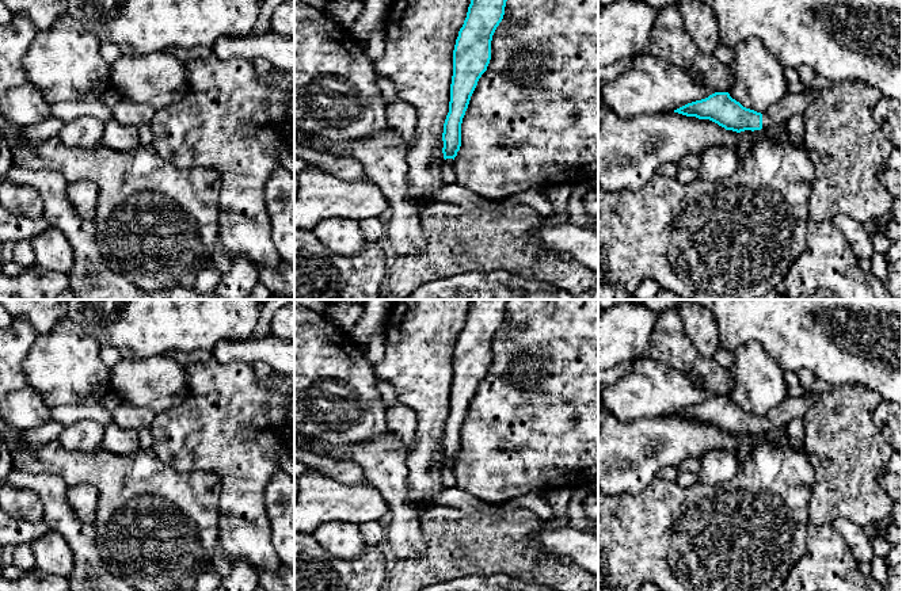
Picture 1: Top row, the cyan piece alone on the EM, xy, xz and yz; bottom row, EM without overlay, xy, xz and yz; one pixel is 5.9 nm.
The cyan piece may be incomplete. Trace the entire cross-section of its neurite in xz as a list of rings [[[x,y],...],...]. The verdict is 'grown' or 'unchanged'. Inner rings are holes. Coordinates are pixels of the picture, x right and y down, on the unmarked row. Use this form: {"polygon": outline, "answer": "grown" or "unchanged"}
{"polygon": [[[473,300],[468,310],[467,321],[458,335],[453,354],[453,380],[450,388],[449,416],[444,427],[444,462],[453,462],[461,450],[461,427],[471,400],[479,382],[487,374],[491,363],[492,339],[503,323],[507,300]]], "answer": "unchanged"}

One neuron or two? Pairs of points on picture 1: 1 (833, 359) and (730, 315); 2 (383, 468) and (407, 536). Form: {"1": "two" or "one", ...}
{"1": "one", "2": "one"}

